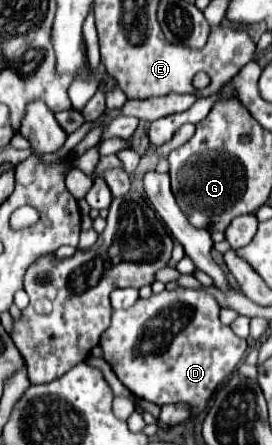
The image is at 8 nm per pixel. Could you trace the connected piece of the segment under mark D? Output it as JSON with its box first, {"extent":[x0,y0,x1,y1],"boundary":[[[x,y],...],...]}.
{"extent":[100,288,248,414],"boundary":[[[176,288],[138,300],[132,308],[112,312],[112,322],[100,338],[102,358],[136,398],[158,406],[188,402],[198,414],[248,346],[220,322],[218,314],[218,302],[202,290]]]}

